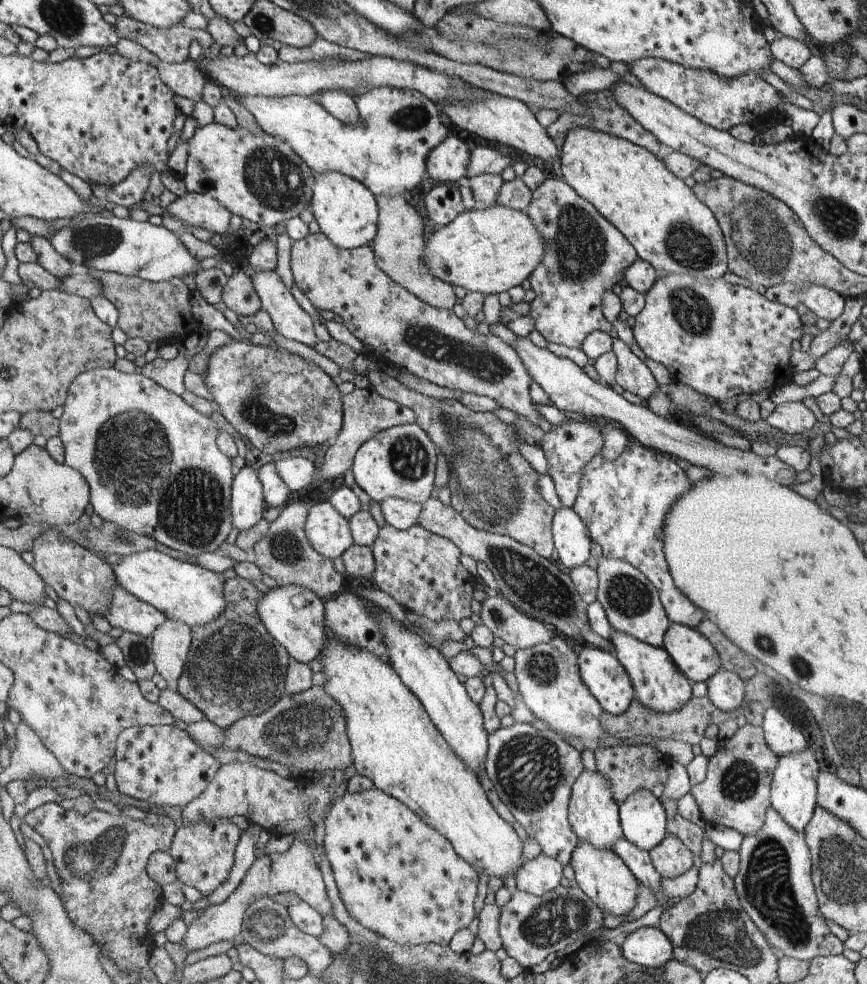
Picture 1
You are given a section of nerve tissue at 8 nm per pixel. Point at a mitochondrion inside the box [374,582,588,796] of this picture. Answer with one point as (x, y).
(542, 669)

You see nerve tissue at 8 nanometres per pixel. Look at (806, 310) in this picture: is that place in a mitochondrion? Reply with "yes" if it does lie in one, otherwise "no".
no

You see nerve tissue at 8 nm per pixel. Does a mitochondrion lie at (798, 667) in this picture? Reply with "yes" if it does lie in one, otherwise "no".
yes

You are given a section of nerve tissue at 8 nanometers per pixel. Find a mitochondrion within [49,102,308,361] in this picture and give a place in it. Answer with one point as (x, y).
(95, 243)

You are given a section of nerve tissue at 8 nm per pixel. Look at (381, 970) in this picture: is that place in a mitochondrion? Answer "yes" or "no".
yes

